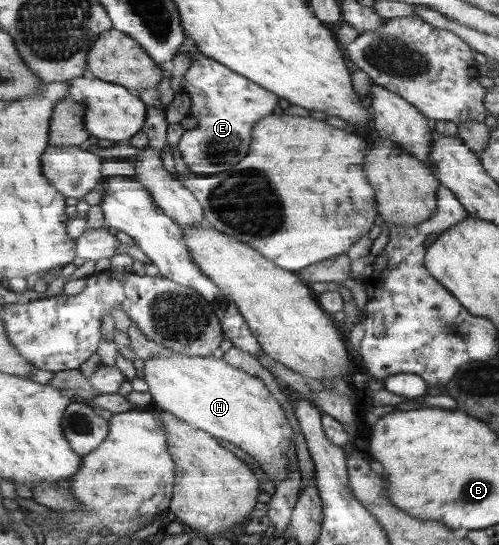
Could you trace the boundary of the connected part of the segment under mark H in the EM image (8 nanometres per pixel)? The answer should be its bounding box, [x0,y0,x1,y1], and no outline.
[143,352,294,486]

